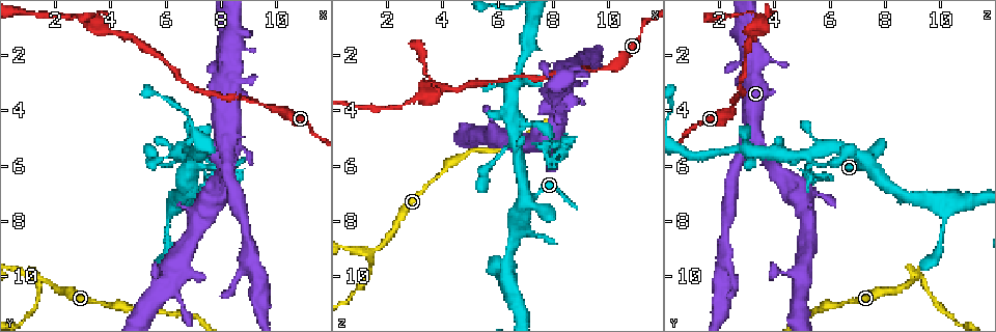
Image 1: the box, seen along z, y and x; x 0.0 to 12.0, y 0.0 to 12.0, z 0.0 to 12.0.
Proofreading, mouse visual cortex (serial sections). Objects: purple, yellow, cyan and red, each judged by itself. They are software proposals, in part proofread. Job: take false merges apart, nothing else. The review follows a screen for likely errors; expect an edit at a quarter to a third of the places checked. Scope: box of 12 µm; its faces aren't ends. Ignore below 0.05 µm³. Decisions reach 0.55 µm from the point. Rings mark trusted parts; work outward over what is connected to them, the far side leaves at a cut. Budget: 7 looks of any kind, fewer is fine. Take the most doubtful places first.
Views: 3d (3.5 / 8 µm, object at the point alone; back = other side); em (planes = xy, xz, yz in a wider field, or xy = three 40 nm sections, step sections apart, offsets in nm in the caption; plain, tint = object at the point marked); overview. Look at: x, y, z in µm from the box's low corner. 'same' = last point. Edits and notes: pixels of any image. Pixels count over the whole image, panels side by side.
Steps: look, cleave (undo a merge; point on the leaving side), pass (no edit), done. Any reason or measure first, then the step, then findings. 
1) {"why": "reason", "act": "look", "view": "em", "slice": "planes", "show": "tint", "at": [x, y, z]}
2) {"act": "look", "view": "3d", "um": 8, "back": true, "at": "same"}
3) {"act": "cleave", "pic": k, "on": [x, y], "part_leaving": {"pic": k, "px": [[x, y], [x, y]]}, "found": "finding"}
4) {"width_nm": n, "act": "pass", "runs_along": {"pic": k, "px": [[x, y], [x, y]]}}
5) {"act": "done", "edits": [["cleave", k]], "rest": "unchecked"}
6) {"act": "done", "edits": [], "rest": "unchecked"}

{"why": "three-way junction", "act": "look", "view": "3d", "um": 8, "at": [3.7, 1.0, 3.4]}

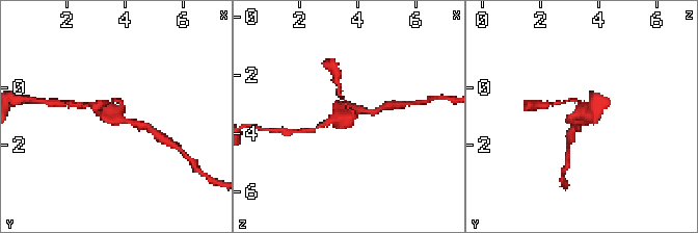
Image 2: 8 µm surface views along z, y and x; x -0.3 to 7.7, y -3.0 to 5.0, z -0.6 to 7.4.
{"why": "need the tissue", "act": "look", "view": "em", "slice": "planes", "show": "tint", "at": [3.7, 0.9, 3.4]}

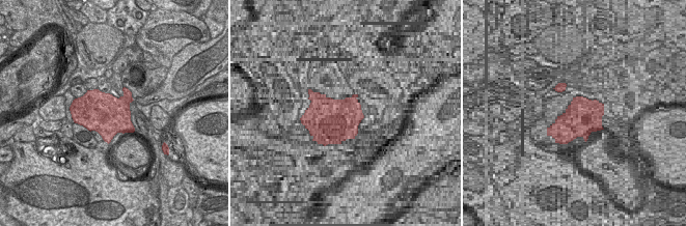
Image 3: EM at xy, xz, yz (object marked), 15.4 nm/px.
{"act": "pass", "found": "all the same cell"}

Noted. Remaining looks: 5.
{"why": "arms part here", "act": "look", "view": "3d", "um": 8, "at": [1.5, 10.1, 9.2]}

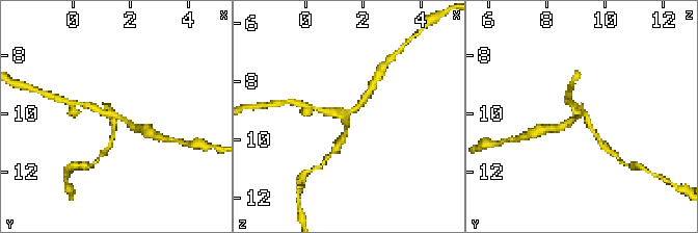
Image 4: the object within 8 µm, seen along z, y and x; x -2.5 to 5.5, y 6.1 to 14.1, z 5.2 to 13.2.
{"act": "look", "view": "3d", "um": 3.5, "at": [1.4, 10.0, 9.1]}

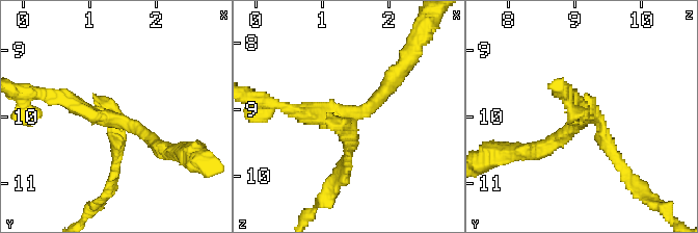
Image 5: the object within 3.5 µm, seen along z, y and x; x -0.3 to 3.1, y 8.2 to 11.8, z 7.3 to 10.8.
{"act": "look", "view": "em", "slice": "planes", "show": "tint", "at": [1.45, 10.05, 9.15]}

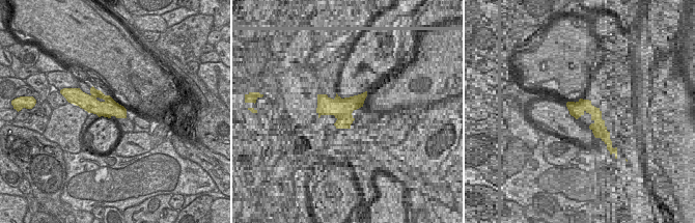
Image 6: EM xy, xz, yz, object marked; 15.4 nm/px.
{"width_nm": 340, "act": "cleave", "pic": 5, "on": [616, 160], "part_leaving": {"pic": 5, "px": [[602, 129], [618, 164], [659, 206]]}, "found": "two cells meet here"}

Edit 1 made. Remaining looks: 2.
{"act": "done", "edits": [["cleave", 5]], "rest": "unchecked"}

